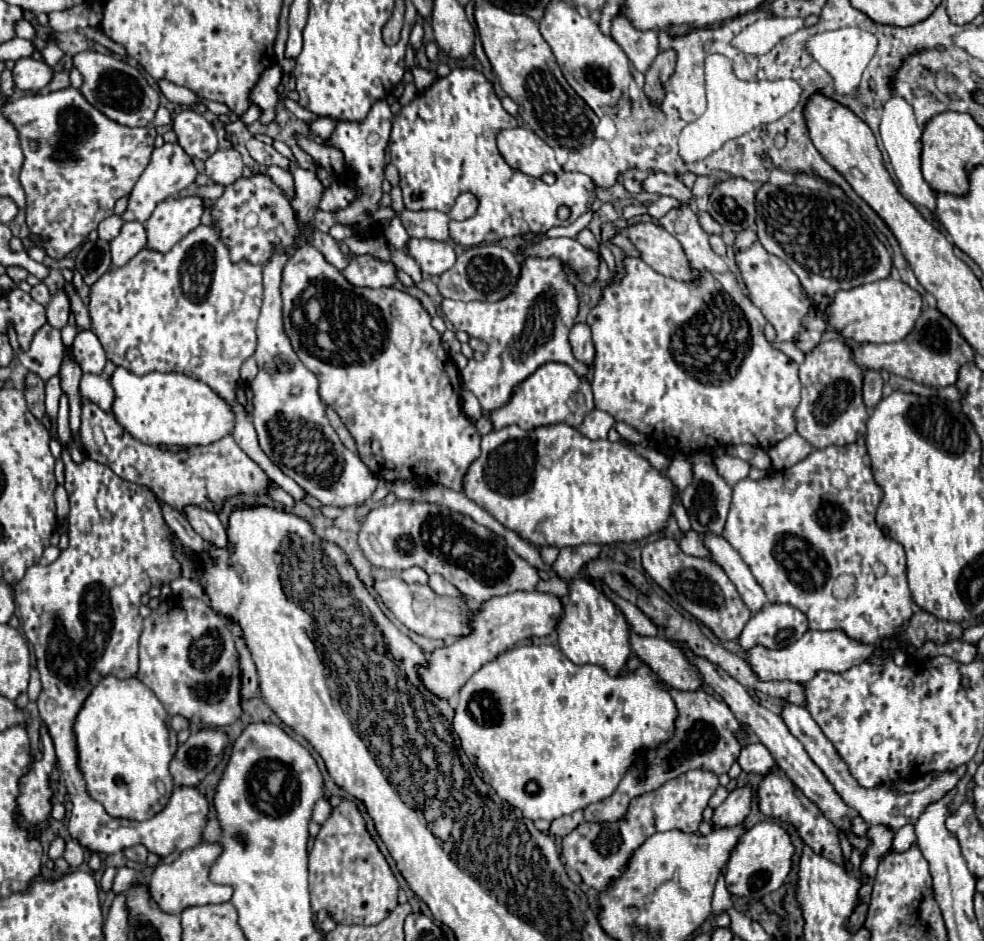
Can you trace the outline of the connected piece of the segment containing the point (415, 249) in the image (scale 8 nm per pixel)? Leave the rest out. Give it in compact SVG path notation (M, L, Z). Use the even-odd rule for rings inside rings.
M412 237L408 241L408 253L416 259L422 273L426 275L442 275L456 261L454 249L448 243L440 243L434 239L414 239Z

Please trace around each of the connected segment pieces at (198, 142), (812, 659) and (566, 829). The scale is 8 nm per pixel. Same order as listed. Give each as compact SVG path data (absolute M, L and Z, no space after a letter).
M188 109L174 117L172 127L178 135L180 147L190 155L198 159L208 159L212 153L218 151L218 139L216 131L210 121L206 121L200 113Z
M806 631L794 645L784 647L784 649L774 649L768 651L764 647L754 647L748 651L746 661L752 665L754 673L762 679L762 681L798 681L798 683L806 683L810 681L818 671L834 671L834 673L842 673L848 671L854 665L864 663L870 653L876 647L884 647L884 649L904 649L906 645L898 643L896 637L882 641L880 645L862 645L850 637L846 637L842 631Z
M576 811L576 813L570 813L570 815L564 815L564 817L558 817L550 823L550 829L548 833L550 835L558 835L558 837L564 837L568 835L572 829L576 829L580 823L584 821L582 817L582 811Z

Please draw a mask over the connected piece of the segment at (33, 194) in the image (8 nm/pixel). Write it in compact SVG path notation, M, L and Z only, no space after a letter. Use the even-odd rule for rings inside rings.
M68 87L68 89L62 89L62 91L54 91L54 93L44 93L44 95L42 95L42 93L24 95L24 97L20 97L20 99L8 101L8 103L4 105L2 113L4 113L4 117L16 127L18 137L20 137L20 145L22 145L22 151L24 151L24 157L26 157L26 159L24 159L24 165L22 165L22 173L20 173L20 183L22 183L22 187L24 187L24 191L26 191L26 223L28 223L28 227L30 227L30 231L32 231L34 235L38 235L38 237L50 237L50 241L44 243L46 253L48 253L50 257L54 257L54 259L62 259L62 257L66 257L70 251L74 251L76 247L80 247L80 245L84 243L84 239L88 237L88 233L90 233L92 229L96 229L102 219L106 219L106 217L110 217L110 215L114 213L114 203L116 203L120 197L128 195L128 193L132 191L132 187L136 185L138 177L142 175L142 171L146 169L146 165L148 165L148 161L150 161L150 155L152 155L152 149L154 149L156 129L154 129L154 127L136 127L136 129L132 129L132 127L124 127L124 125L108 119L108 117L102 115L96 107L92 107L92 105L82 97L82 93L80 93L78 89L74 89L74 87Z

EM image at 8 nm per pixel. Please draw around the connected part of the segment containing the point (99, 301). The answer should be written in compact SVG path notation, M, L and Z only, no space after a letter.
M198 225L180 243L176 243L168 253L158 253L152 249L142 249L130 263L120 269L110 269L94 285L90 295L90 319L92 331L100 339L106 357L128 369L134 375L146 375L152 371L160 373L184 373L188 377L200 379L214 393L218 393L234 413L232 437L240 449L254 459L266 475L278 483L296 501L304 501L306 491L284 475L260 449L256 429L252 425L252 415L236 401L236 391L244 387L240 379L240 365L256 349L256 321L262 307L262 267L246 261L232 263L228 257L228 247L222 245L214 227Z

